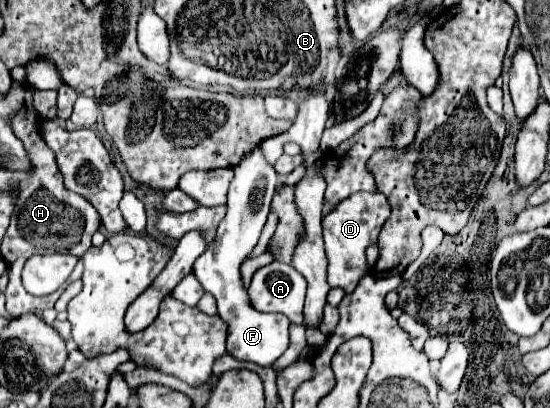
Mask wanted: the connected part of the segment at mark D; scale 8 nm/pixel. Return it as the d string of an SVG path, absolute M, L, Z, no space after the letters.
M355 193L341 201L331 213L323 217L323 239L327 253L327 281L331 287L341 287L345 293L351 293L359 279L369 273L365 259L365 249L377 243L377 235L389 217L389 203L383 193Z

